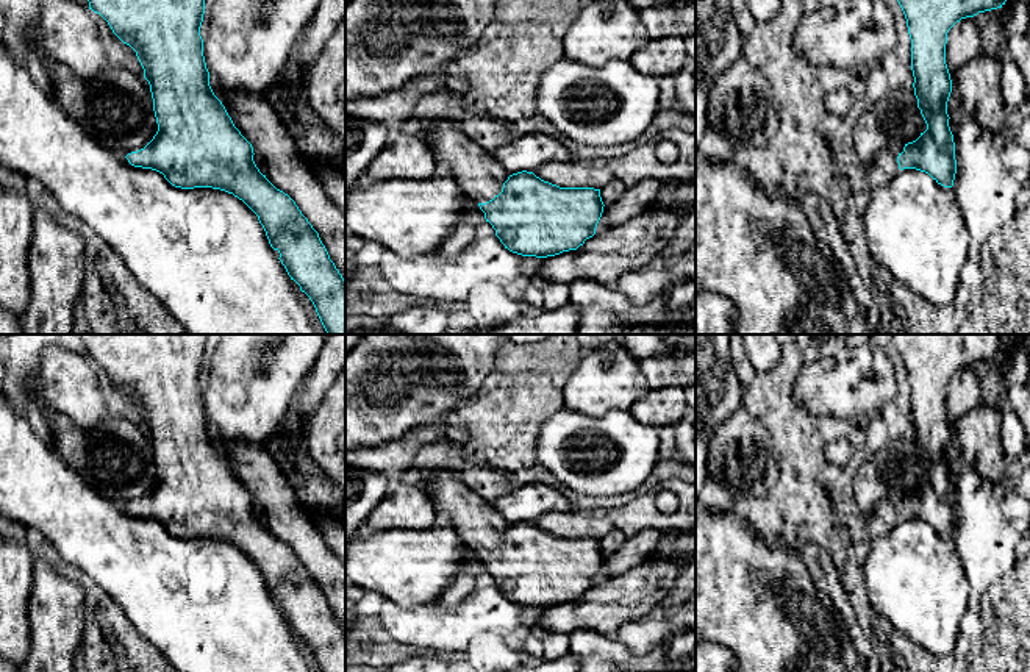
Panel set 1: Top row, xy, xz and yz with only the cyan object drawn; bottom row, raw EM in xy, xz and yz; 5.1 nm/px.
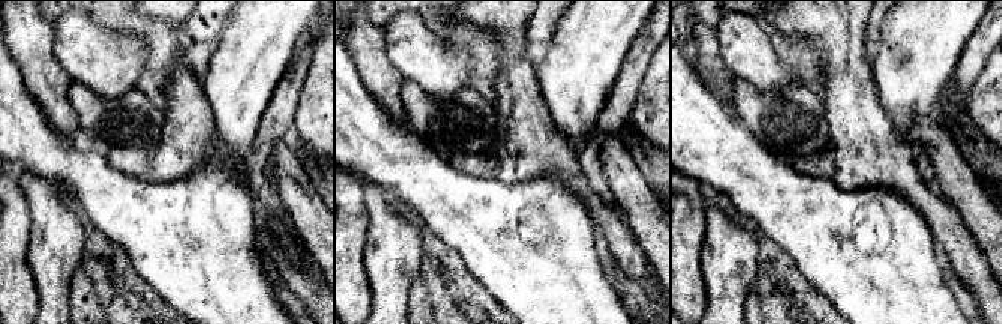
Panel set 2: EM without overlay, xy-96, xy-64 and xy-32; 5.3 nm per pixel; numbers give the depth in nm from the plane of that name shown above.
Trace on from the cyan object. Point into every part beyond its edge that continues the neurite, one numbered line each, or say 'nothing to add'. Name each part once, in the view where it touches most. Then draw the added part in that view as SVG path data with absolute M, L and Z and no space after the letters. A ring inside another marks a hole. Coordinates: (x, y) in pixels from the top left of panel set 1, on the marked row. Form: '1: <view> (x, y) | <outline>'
1: xz (479, 174) | M435 119L422 130L422 138L436 159L450 164L450 175L470 203L486 203L502 192L510 173L492 153L469 139L456 122Z

